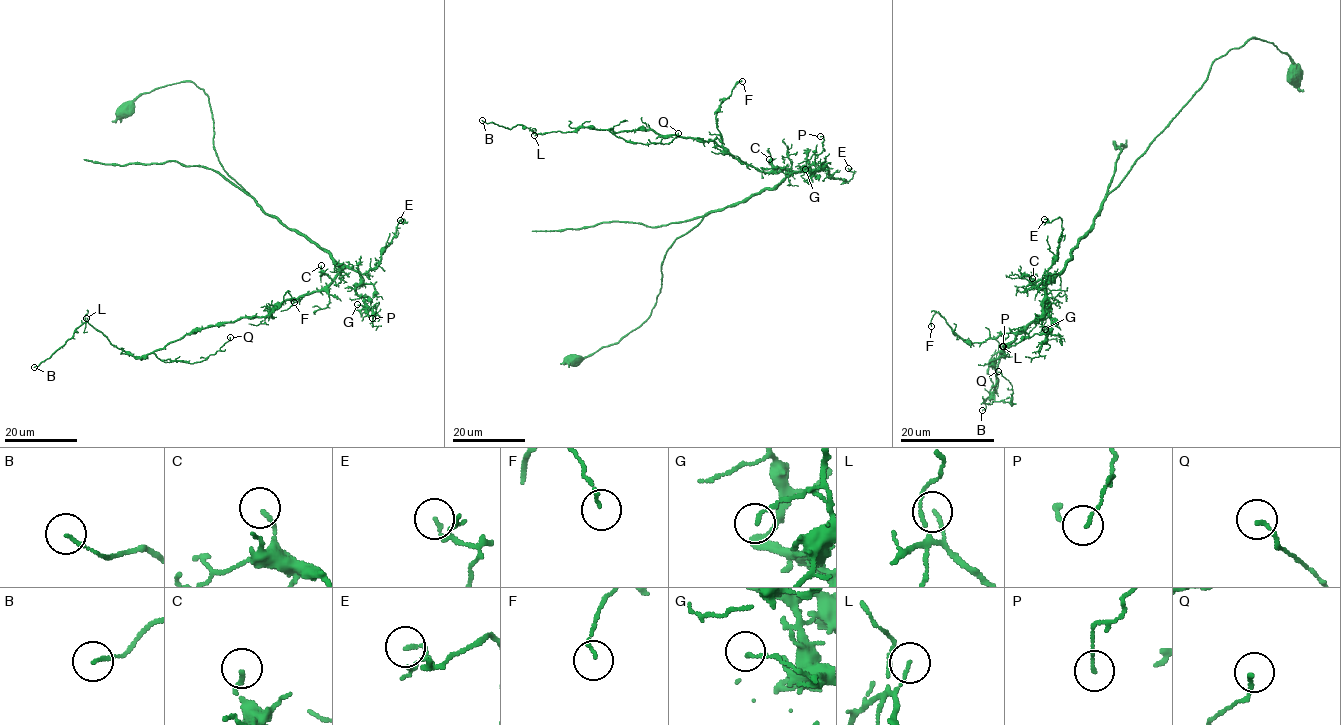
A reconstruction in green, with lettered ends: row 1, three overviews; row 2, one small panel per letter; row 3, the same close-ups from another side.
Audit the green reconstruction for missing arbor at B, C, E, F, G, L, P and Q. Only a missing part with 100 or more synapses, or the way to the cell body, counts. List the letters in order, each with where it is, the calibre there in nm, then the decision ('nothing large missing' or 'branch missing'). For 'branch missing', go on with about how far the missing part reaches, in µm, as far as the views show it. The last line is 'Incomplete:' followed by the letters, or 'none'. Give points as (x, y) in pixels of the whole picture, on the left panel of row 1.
B: (34, 367) | 110 nm | nothing large missing
C: (321, 265) | 120 nm | nothing large missing
E: (400, 220) | 140 nm | nothing large missing
F: (294, 302) | 120 nm | nothing large missing
G: (357, 304) | 140 nm | nothing large missing
L: (86, 318) | 90 nm | nothing large missing
P: (372, 318) | 100 nm | nothing large missing
Q: (230, 337) | 110 nm | nothing large missing
Incomplete: none

